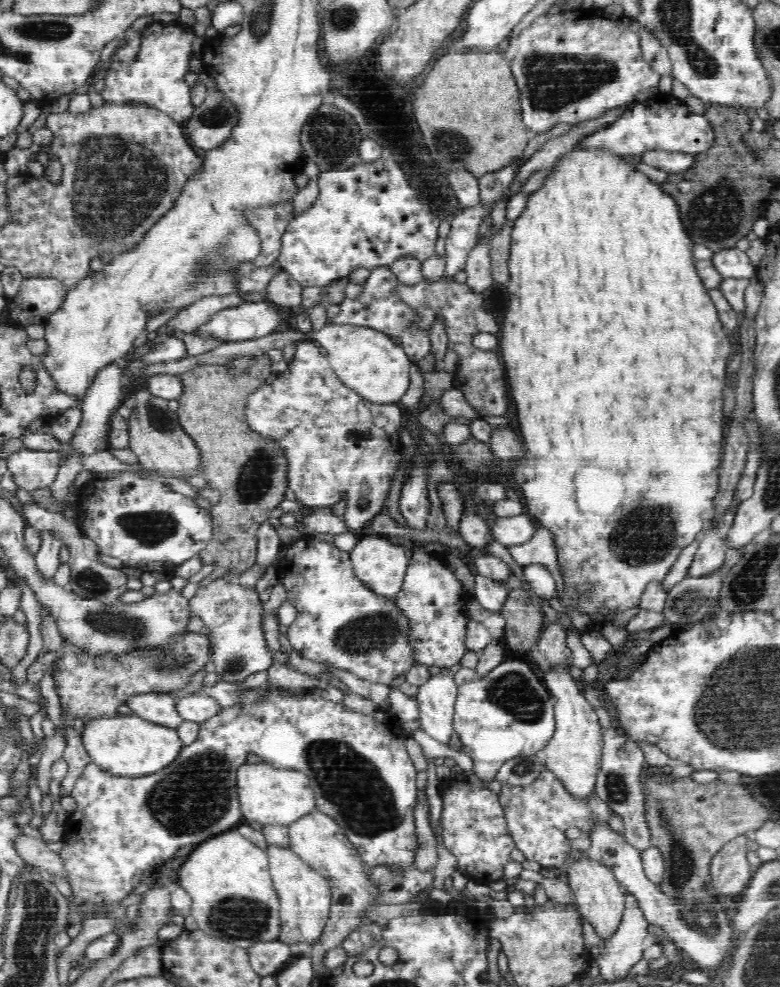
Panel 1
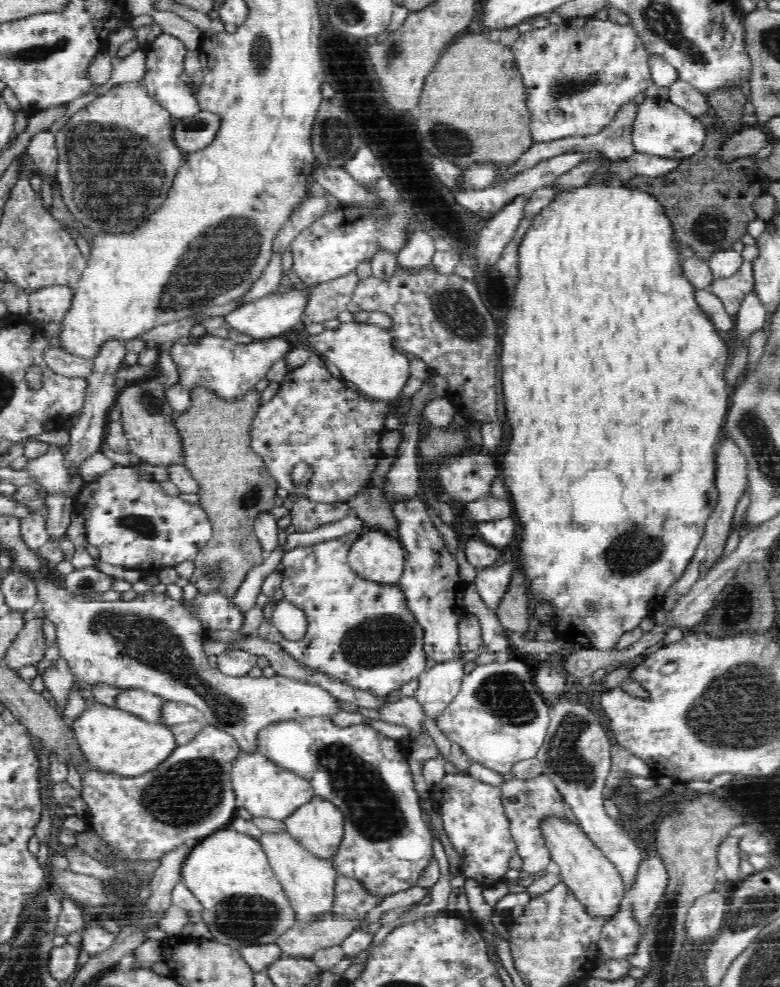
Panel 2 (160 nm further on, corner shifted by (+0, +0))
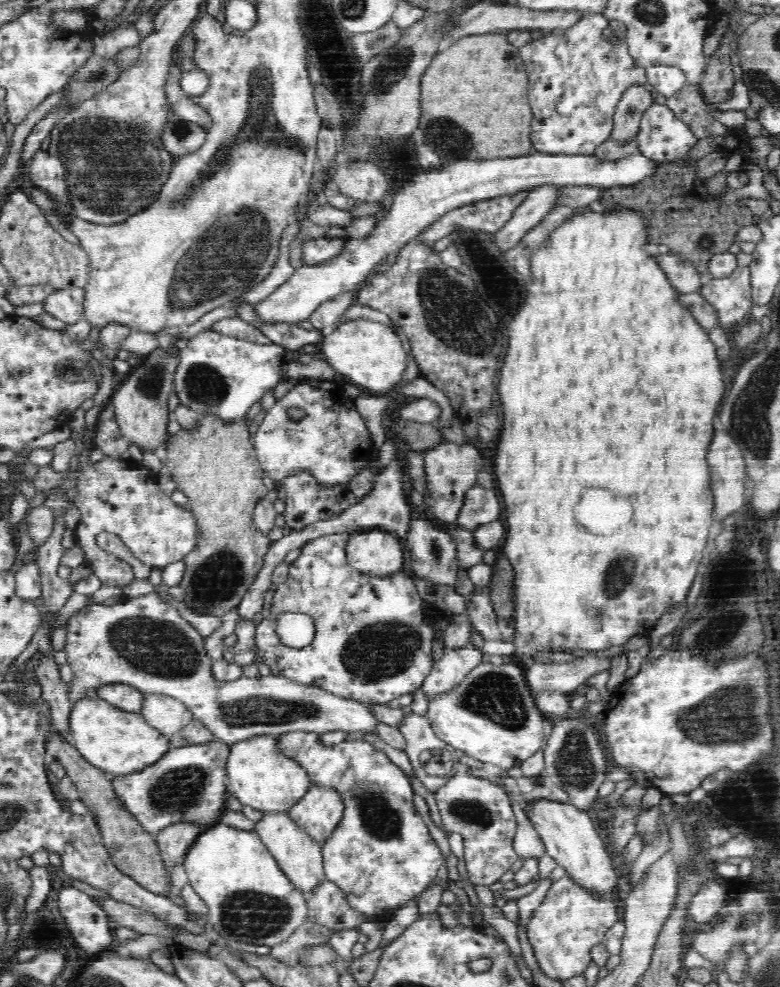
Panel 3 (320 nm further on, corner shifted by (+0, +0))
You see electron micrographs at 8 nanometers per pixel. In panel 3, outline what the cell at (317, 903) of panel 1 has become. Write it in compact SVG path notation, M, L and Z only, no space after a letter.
M263 813L255 828L255 832L278 863L278 868L282 869L287 880L299 892L307 896L314 893L314 890L318 890L322 882L326 881L322 847L299 830L298 826L294 825L294 821L290 820L288 813Z

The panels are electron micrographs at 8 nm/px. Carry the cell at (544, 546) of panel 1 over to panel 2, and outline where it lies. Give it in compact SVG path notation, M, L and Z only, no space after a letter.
M509 558L498 568L476 570L474 581L476 590L482 597L482 601L490 607L494 614L497 613L498 603L508 588L512 572L514 572L514 565L512 565Z

